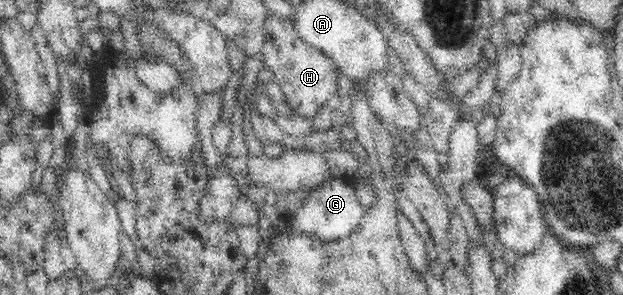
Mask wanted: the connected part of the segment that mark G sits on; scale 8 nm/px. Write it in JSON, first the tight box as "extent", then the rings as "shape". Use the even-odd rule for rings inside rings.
{"extent":[292,177,365,242],"shape":[[[336,177],[324,186],[310,192],[310,196],[301,202],[299,209],[293,214],[292,226],[314,235],[323,242],[338,241],[356,231],[365,213],[365,208],[356,198],[355,188],[349,178]]]}

